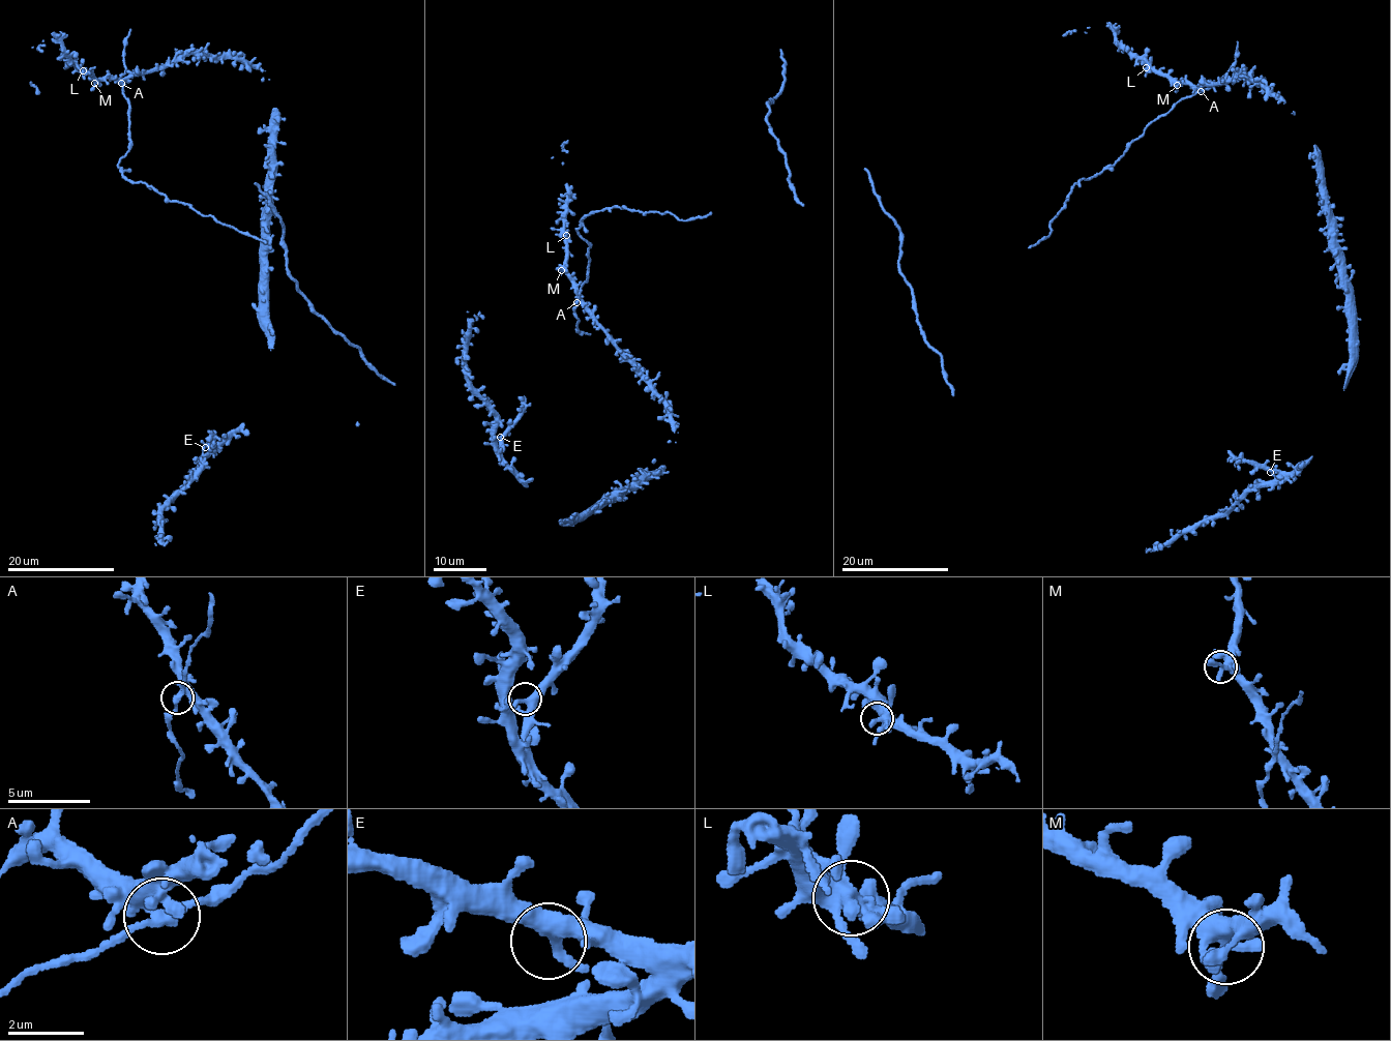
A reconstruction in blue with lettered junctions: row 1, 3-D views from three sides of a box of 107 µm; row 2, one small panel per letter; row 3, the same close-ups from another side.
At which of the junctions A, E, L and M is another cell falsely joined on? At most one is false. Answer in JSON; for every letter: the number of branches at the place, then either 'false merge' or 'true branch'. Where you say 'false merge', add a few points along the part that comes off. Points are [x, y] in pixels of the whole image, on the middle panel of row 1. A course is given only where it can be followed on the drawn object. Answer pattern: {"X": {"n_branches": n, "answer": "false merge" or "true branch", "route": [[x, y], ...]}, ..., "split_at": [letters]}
{"A": {"n_branches": 5, "answer": "false merge", "route": [[576, 301], [587, 277], [590, 247], [576, 230], [587, 215], [615, 207], [669, 211], [684, 220], [711, 212]]}, "E": {"n_branches": 4, "answer": "true branch"}, "L": {"n_branches": 5, "answer": "true branch"}, "M": {"n_branches": 4, "answer": "true branch"}, "split_at": ["A"]}

